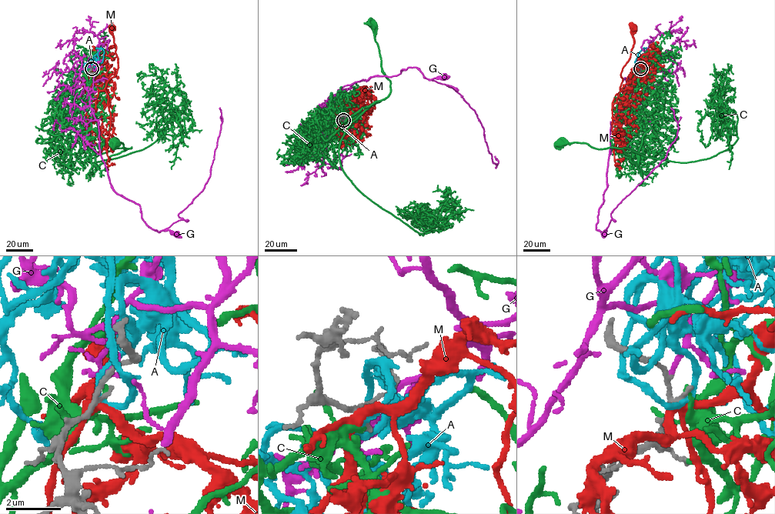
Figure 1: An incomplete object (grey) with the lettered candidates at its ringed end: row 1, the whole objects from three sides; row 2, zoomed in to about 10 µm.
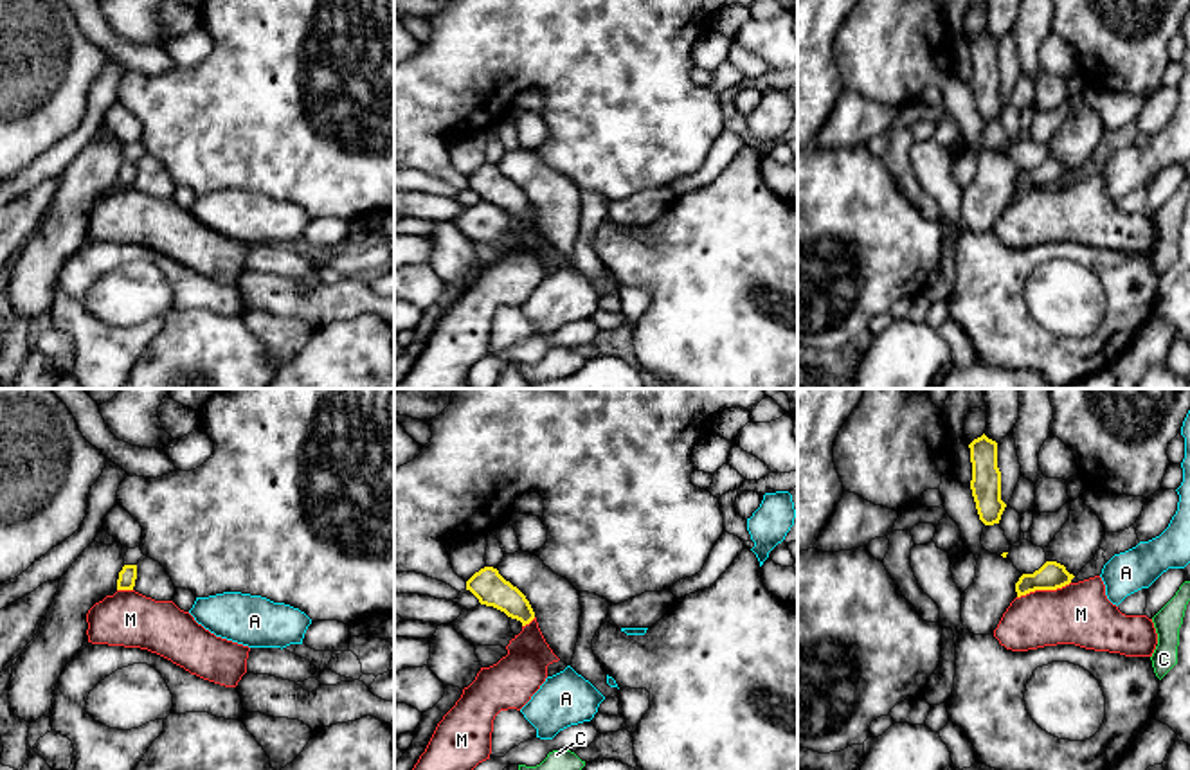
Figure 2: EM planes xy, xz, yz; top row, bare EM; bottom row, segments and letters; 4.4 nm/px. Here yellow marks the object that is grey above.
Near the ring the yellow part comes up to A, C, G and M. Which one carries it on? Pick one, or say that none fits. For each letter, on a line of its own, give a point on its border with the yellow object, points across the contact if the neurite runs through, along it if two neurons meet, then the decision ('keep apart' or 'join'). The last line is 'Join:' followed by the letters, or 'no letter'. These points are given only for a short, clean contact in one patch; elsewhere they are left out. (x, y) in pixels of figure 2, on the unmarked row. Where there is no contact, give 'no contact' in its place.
A: no contact; keep apart
C: no contact; keep apart
G: no contact; join
M: meets yellow in yz at (1043, 186); border along yz (1070, 179), (1055, 186), (1036, 186), (1018, 195); keep apart
Join: G

